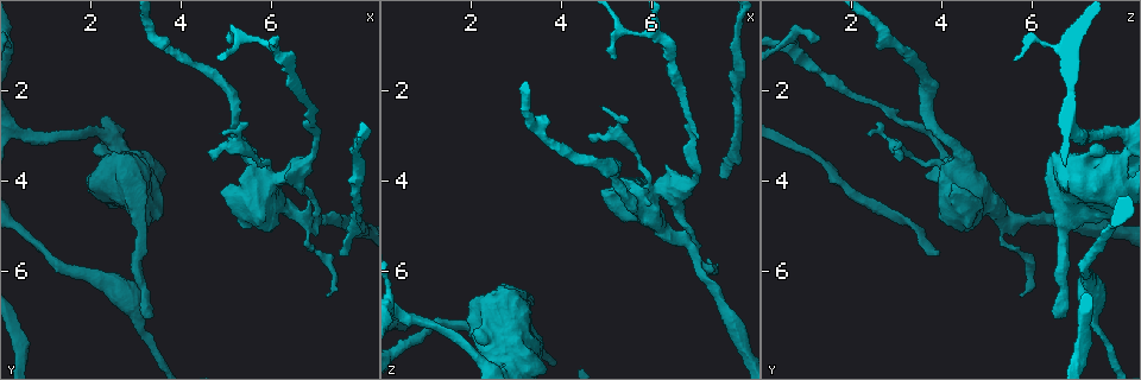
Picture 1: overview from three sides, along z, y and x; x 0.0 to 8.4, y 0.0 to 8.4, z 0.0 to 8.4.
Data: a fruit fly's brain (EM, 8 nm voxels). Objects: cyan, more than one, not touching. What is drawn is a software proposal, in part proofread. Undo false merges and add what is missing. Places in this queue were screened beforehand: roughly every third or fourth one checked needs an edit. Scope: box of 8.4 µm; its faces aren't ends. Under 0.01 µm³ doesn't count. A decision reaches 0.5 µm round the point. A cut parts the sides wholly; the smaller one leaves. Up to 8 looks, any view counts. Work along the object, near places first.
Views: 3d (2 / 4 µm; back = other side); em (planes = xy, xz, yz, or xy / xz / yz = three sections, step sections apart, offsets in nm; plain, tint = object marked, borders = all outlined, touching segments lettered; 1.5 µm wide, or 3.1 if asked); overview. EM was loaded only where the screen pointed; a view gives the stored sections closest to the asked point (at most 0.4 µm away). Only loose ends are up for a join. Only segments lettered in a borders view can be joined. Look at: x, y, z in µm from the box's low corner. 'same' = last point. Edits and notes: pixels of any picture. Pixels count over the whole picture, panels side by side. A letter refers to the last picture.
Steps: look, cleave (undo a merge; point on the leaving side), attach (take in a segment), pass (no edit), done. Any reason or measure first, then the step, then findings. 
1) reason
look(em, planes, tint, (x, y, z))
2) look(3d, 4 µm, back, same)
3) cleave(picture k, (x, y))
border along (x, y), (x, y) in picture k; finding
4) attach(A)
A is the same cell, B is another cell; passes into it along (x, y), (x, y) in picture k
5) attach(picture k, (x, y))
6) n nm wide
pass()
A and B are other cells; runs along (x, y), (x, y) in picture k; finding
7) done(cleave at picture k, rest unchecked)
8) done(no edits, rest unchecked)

free end
look(3d, 2 µm, (7.50, 5.60, 3.95))

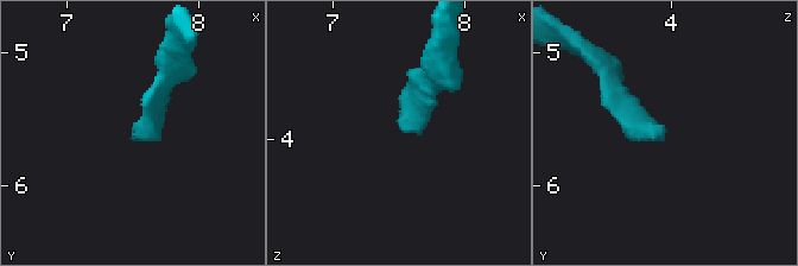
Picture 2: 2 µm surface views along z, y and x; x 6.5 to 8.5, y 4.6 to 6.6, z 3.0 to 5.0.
look(em, planes, borders, (7.56, 5.64, 3.98))

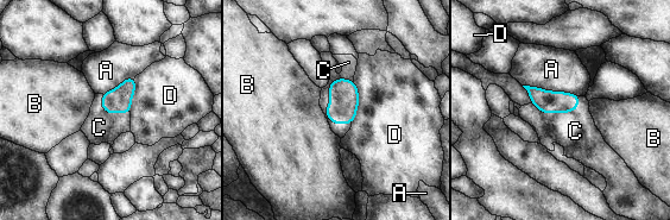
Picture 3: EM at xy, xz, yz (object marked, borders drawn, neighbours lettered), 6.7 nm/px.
attach(C)
C is the same cell, A, B and D are other cells; passes into it along (343, 95), (330, 93), (348, 62) in picture 3; the cell continues

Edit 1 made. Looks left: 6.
redraw
look(overview)

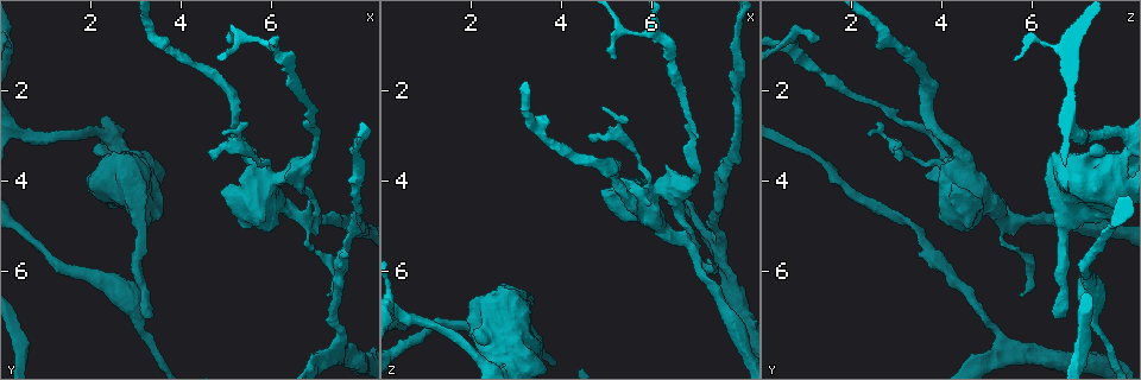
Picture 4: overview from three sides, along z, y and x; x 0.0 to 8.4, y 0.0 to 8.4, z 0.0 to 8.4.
three-way junction
look(em, xy, step 8, borders, (6.65, 4.85, 5.25))

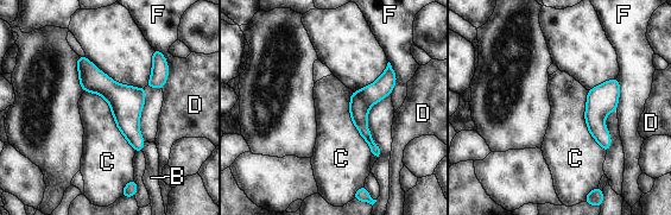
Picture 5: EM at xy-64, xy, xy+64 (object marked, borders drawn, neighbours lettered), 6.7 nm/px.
look(em, xz, step 8, borders, same)

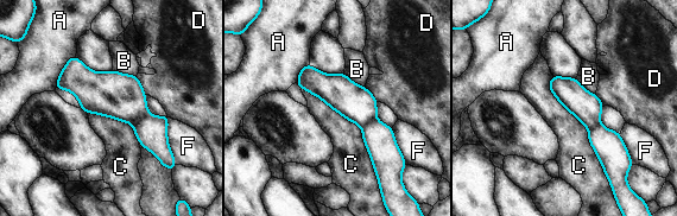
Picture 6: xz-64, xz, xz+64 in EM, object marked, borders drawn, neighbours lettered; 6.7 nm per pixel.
190 nm wide
cleave(picture 6, (151, 131))
A, B, C, D and F are other cells; border along (147, 114), (133, 124) in picture 6; a second cell is stuck on

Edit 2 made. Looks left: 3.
redraw
look(overview)

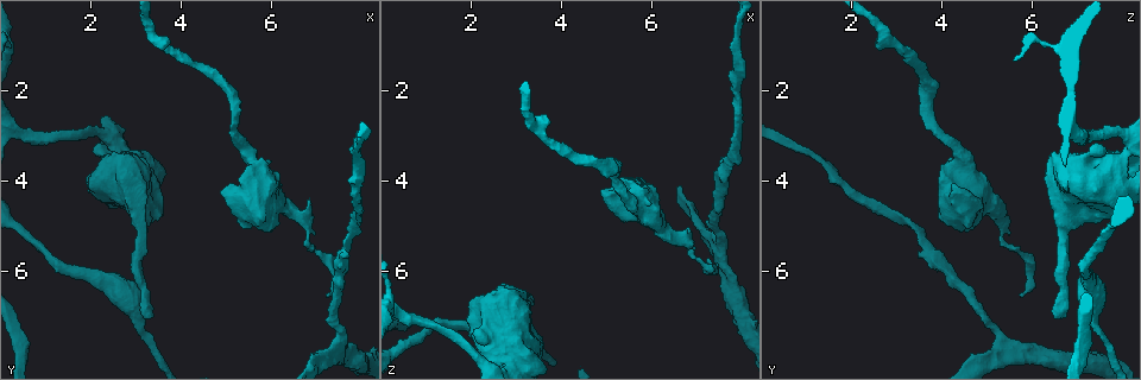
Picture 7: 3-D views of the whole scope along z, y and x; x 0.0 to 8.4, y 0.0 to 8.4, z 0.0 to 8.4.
branch stops here
look(em, xy, step 8, borders, (3.30, 7.05, 6.45))

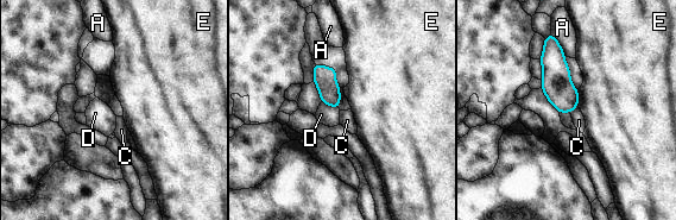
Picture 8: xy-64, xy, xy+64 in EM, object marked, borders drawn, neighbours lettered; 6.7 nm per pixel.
look(em, planes, borders, same)

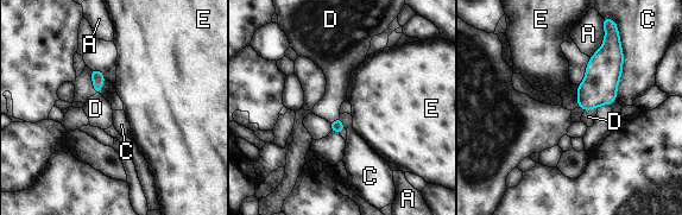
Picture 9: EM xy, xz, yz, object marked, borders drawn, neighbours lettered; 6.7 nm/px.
pass()
A, C, D and E are other cells; border along (620, 44), (623, 62), (616, 100) in picture 9; no lettered segment goes on from it

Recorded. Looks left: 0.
done(attach at picture 3, cleave at picture 6, rest unchecked)

